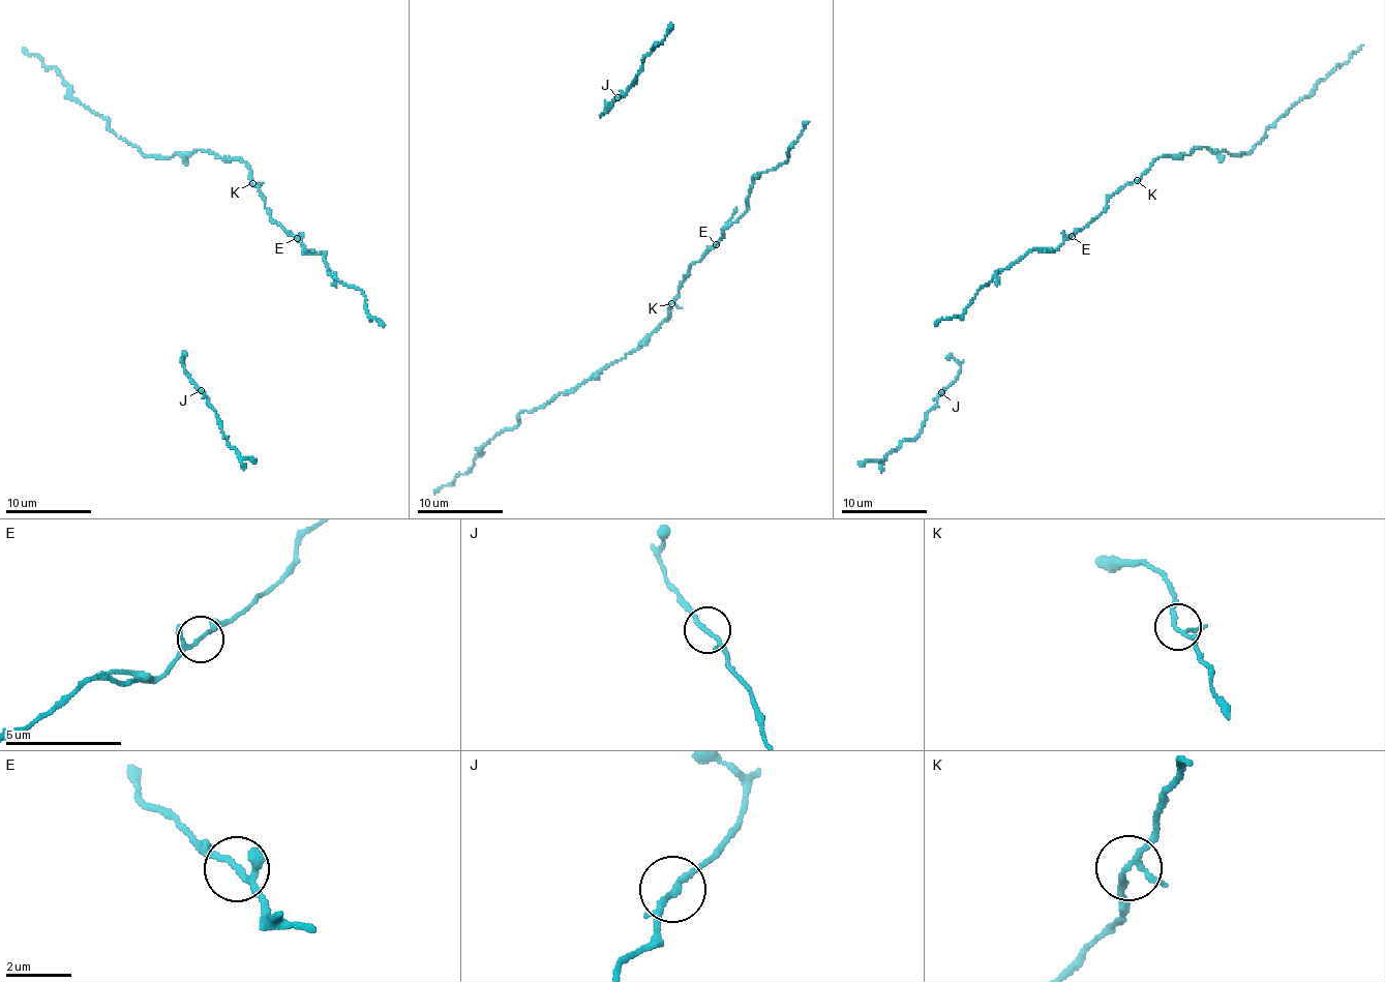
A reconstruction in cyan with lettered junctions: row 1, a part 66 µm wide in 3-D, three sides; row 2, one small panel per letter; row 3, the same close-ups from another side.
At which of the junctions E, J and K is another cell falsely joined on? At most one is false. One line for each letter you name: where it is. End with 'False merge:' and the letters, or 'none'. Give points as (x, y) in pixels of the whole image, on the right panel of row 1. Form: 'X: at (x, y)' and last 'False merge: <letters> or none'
False merge: none

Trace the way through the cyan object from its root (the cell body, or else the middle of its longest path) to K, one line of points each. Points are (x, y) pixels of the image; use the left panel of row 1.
K: (284, 229), (270, 216), (259, 189), (252, 183)

